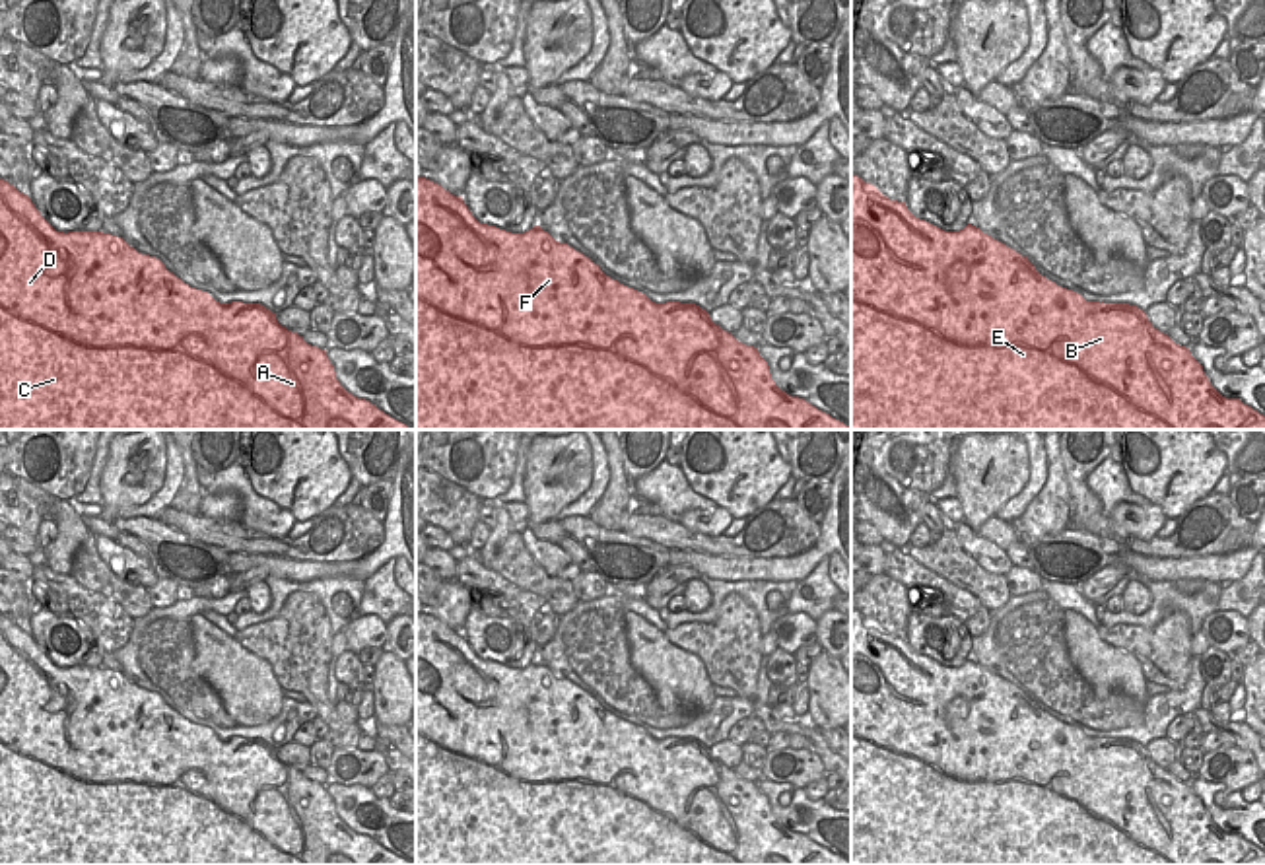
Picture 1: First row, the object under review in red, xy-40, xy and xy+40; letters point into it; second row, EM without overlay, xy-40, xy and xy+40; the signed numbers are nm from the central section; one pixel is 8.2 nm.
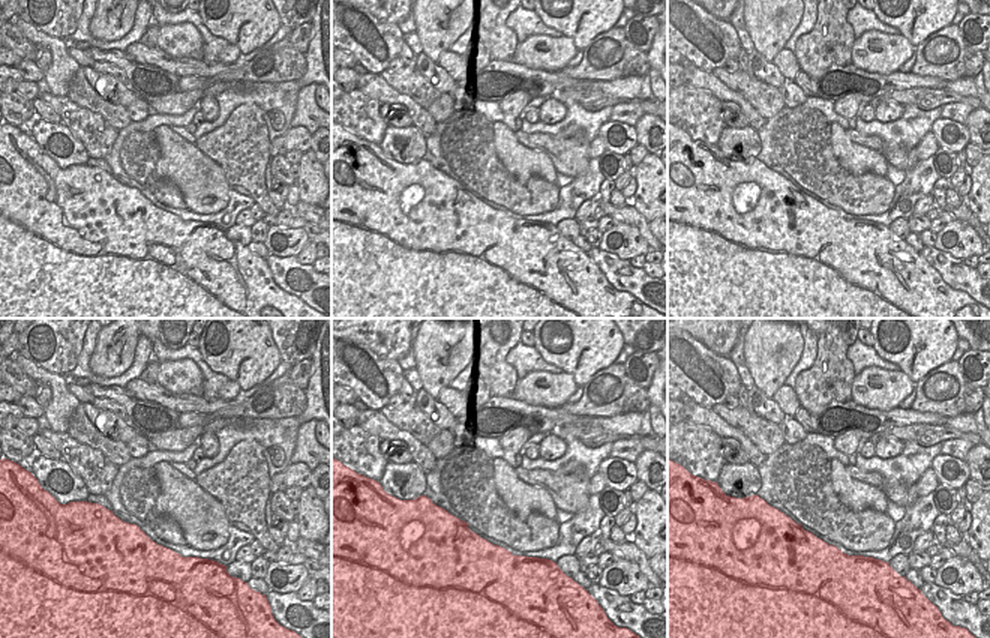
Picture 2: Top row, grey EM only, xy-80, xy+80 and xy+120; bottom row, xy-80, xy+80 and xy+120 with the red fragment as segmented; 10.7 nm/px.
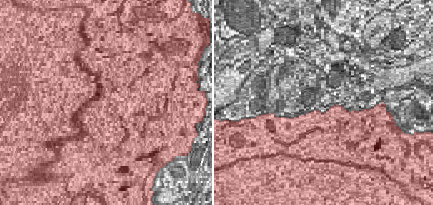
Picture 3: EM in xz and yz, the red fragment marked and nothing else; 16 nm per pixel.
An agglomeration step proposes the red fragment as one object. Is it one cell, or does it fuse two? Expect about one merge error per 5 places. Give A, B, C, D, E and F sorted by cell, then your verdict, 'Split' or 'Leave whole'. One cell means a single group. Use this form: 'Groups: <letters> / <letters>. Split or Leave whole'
Groups: A B C D E F. Leave whole.

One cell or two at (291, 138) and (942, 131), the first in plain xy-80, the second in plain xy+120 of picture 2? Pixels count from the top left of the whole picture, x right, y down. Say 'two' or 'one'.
one

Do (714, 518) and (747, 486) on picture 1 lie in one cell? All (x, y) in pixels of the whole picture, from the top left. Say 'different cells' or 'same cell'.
different cells

